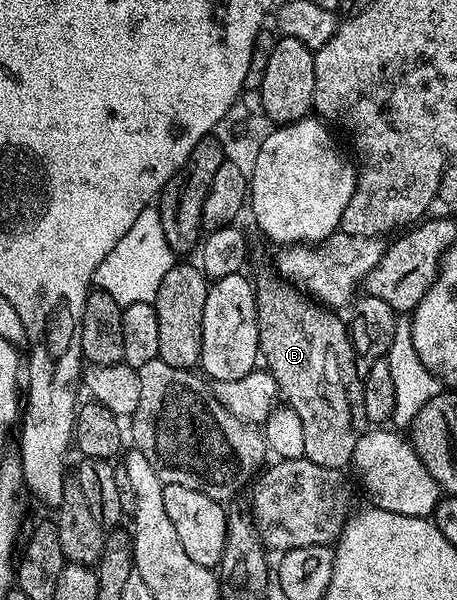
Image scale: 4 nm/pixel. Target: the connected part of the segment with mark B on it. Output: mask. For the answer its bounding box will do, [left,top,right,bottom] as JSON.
[254,277,370,470]

